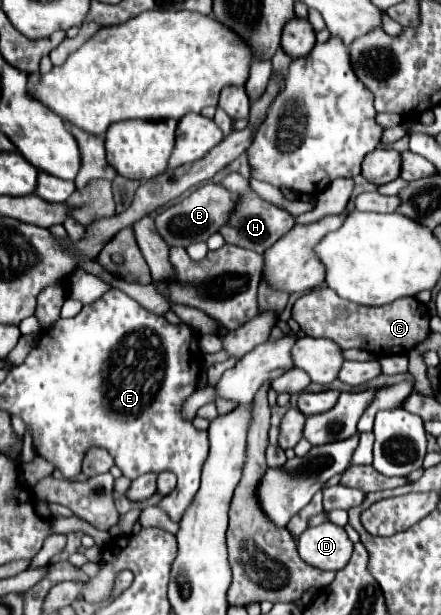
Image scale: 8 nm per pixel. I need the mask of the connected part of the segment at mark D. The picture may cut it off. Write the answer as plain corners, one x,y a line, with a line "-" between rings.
330,521
308,527
298,539
298,555
308,563
324,571
338,571
342,569
352,555
352,541
348,539
346,531

